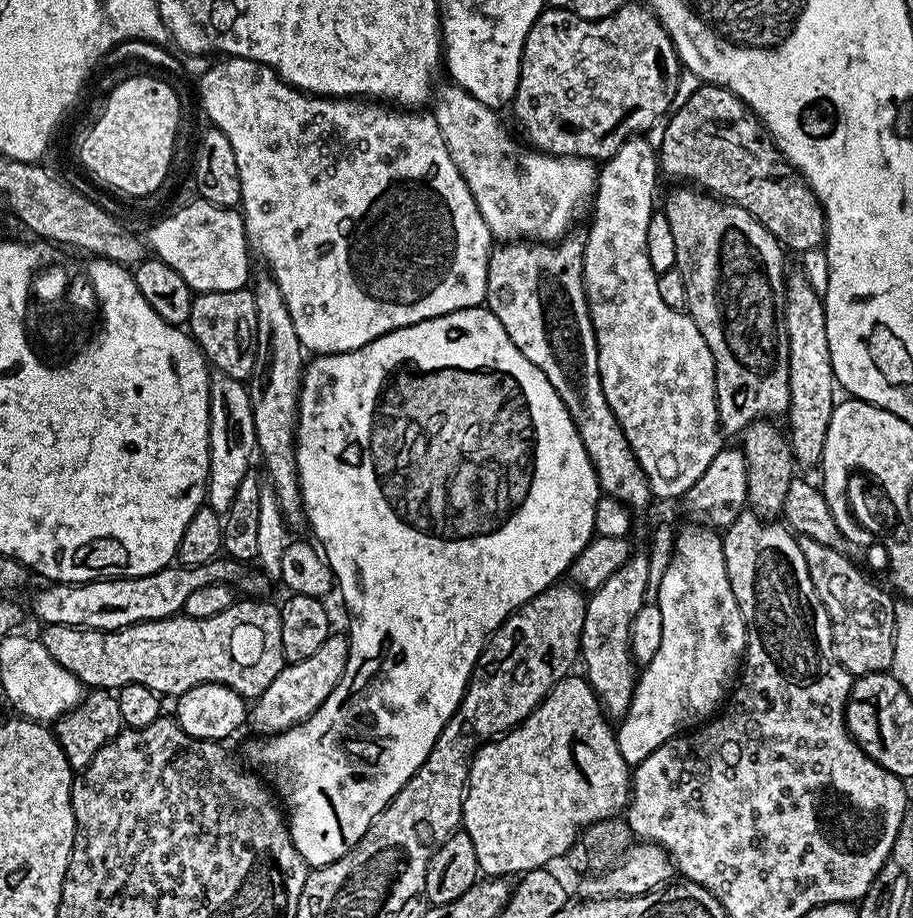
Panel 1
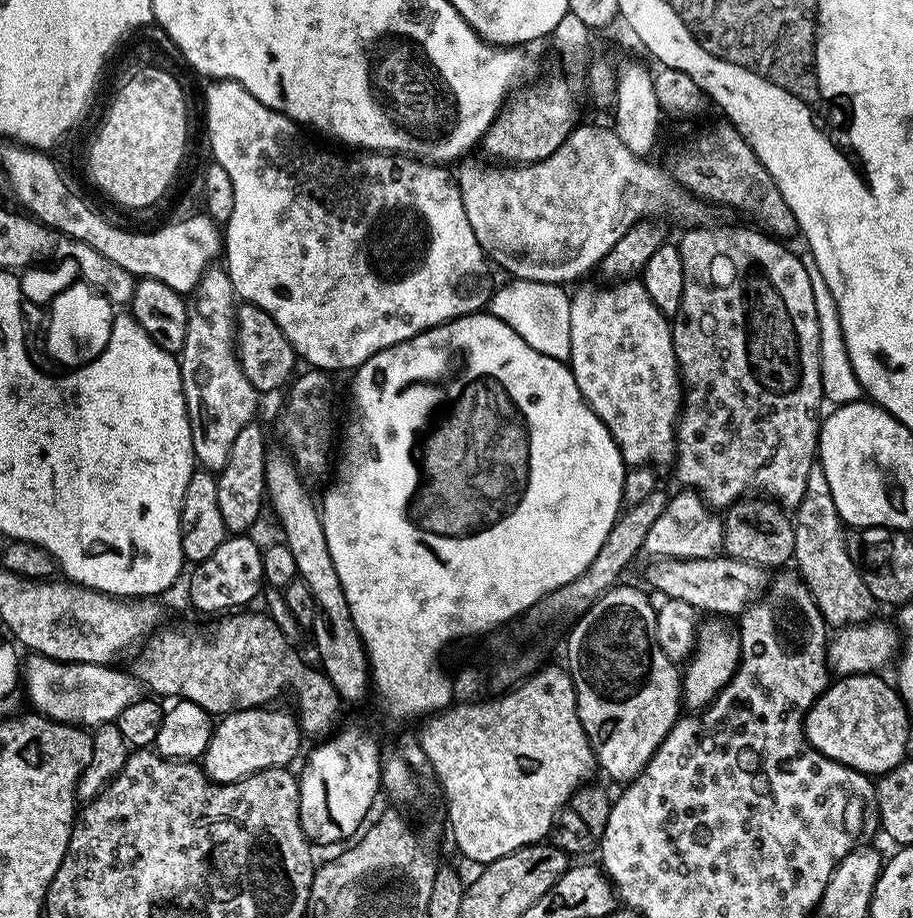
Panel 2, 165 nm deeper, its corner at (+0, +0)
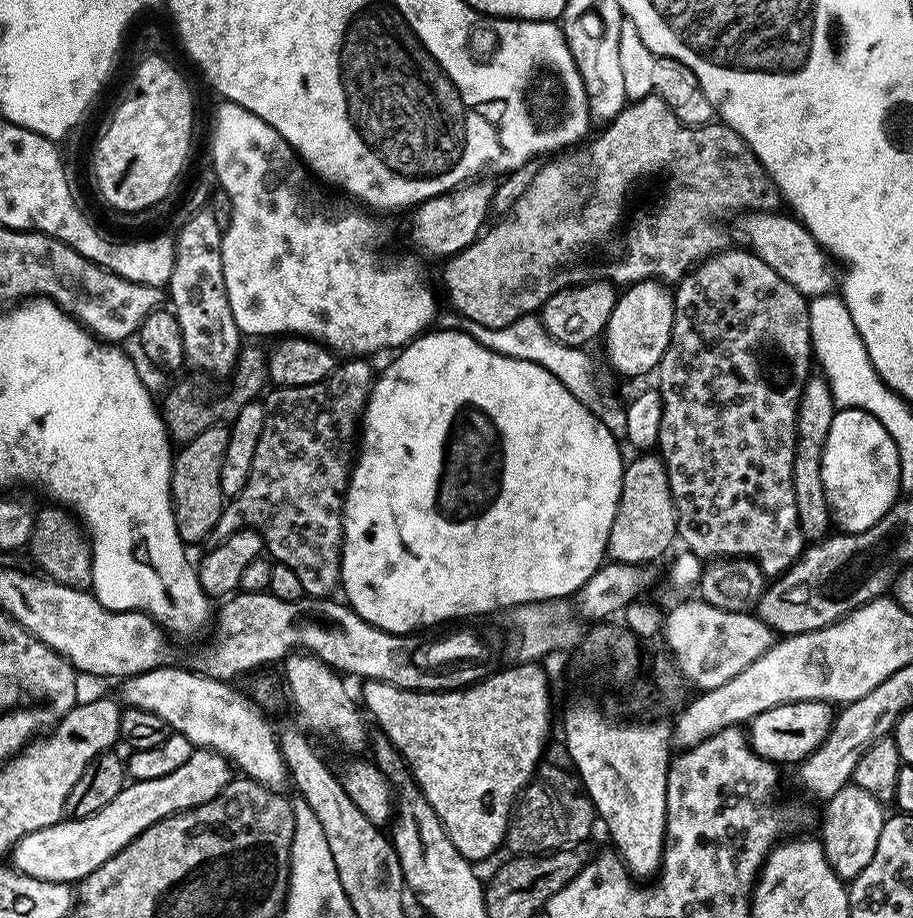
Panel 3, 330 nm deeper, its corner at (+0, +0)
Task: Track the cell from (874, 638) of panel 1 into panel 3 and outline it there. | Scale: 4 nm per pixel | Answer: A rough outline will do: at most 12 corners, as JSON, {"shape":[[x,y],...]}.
{"shape":[[813,375],[798,406],[794,502],[805,541],[834,524],[822,454],[837,411]]}

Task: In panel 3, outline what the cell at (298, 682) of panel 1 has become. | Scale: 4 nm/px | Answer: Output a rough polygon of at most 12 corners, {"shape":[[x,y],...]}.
{"shape":[[196,748],[98,814],[28,834],[11,867],[75,885],[147,828],[210,802],[234,768]]}

